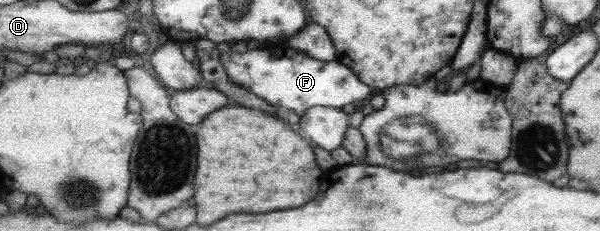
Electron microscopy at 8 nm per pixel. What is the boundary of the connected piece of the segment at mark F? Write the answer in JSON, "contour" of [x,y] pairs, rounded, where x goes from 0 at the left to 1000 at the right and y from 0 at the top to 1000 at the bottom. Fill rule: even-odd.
{"contour":[[[415,212],[408,225],[377,225],[358,234],[358,264],[368,277],[380,346],[433,420],[447,455],[467,455],[502,502],[515,463],[537,459],[568,468],[580,446],[602,437],[613,420],[618,377],[598,346],[575,277],[562,264],[542,268],[520,255],[487,212],[477,216],[470,247],[452,242],[452,221]]]}

